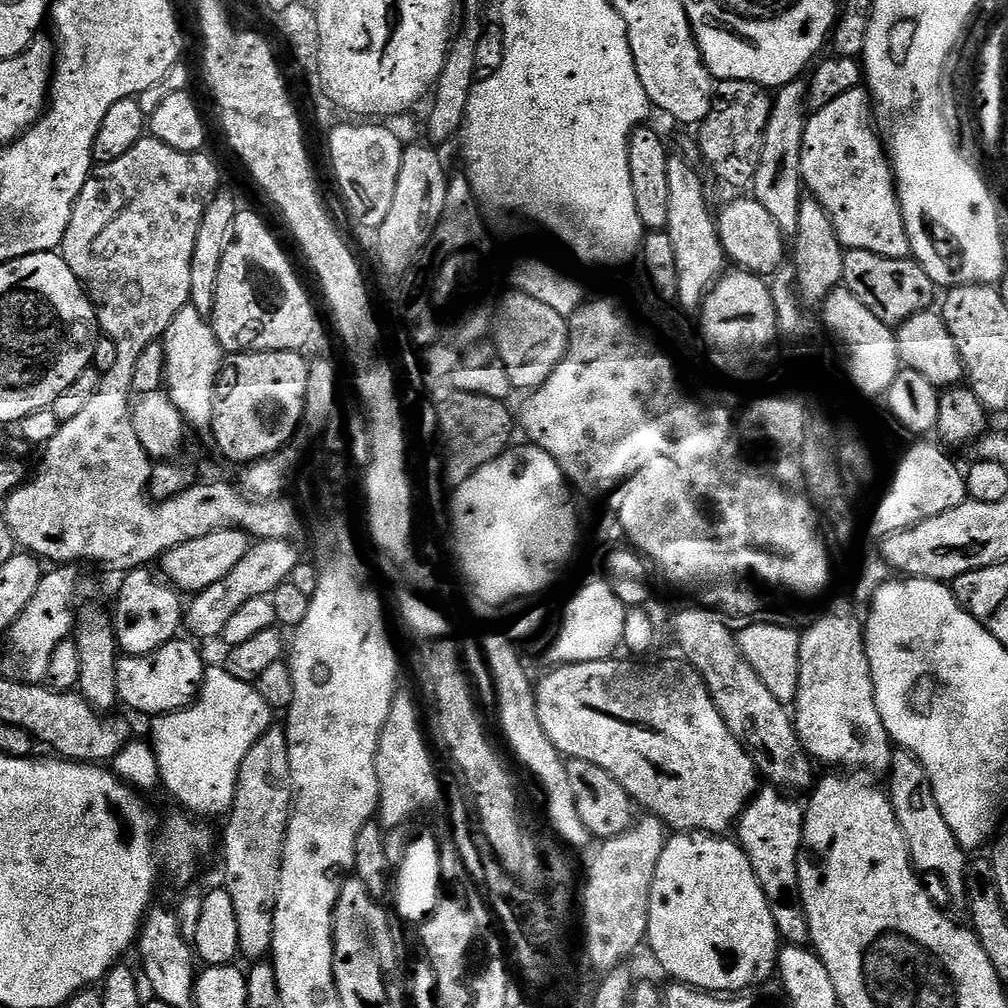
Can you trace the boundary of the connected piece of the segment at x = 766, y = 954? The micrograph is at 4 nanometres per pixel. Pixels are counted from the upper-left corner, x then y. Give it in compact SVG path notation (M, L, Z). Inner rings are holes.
M676 834L665 843L662 858L658 858L658 870L654 870L654 886L650 886L650 906L648 907L647 947L652 947L652 956L669 972L673 981L687 984L701 992L713 994L740 994L752 990L759 980L768 980L777 971L777 956L782 949L780 932L776 928L774 918L770 914L770 906L758 878L754 874L754 866L750 866L750 858L739 843L732 844L728 838L717 838L712 834Z

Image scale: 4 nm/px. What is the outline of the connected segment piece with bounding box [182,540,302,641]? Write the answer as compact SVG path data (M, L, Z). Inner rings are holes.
M261 540L253 543L248 549L246 558L222 578L222 582L214 582L214 586L206 586L206 590L195 593L192 600L187 601L182 612L182 624L187 635L200 640L212 640L223 637L226 630L226 622L246 602L250 602L259 596L271 597L271 594L280 584L288 583L290 570L302 563L302 556L295 548L295 543L289 540ZM197 636L197 637L196 637ZM200 639L200 640L199 640Z

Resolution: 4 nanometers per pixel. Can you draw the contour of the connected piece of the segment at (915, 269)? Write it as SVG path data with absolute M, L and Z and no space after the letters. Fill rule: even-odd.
M848 248L844 258L844 266L847 275L853 276L861 284L859 287L871 297L875 307L889 321L903 322L914 314L929 311L935 305L932 303L936 300L937 281L930 275L928 269L915 258L908 256L892 258L883 256L874 250Z

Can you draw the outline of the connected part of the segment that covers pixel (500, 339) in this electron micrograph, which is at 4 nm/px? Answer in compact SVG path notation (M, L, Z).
M512 290L508 297L501 299L498 304L498 311L494 317L494 343L498 354L502 354L502 362L506 366L506 374L510 374L510 382L513 389L535 390L554 374L554 366L564 357L564 351L568 345L568 321L558 310L550 310L546 302L538 302L530 294L519 290Z

